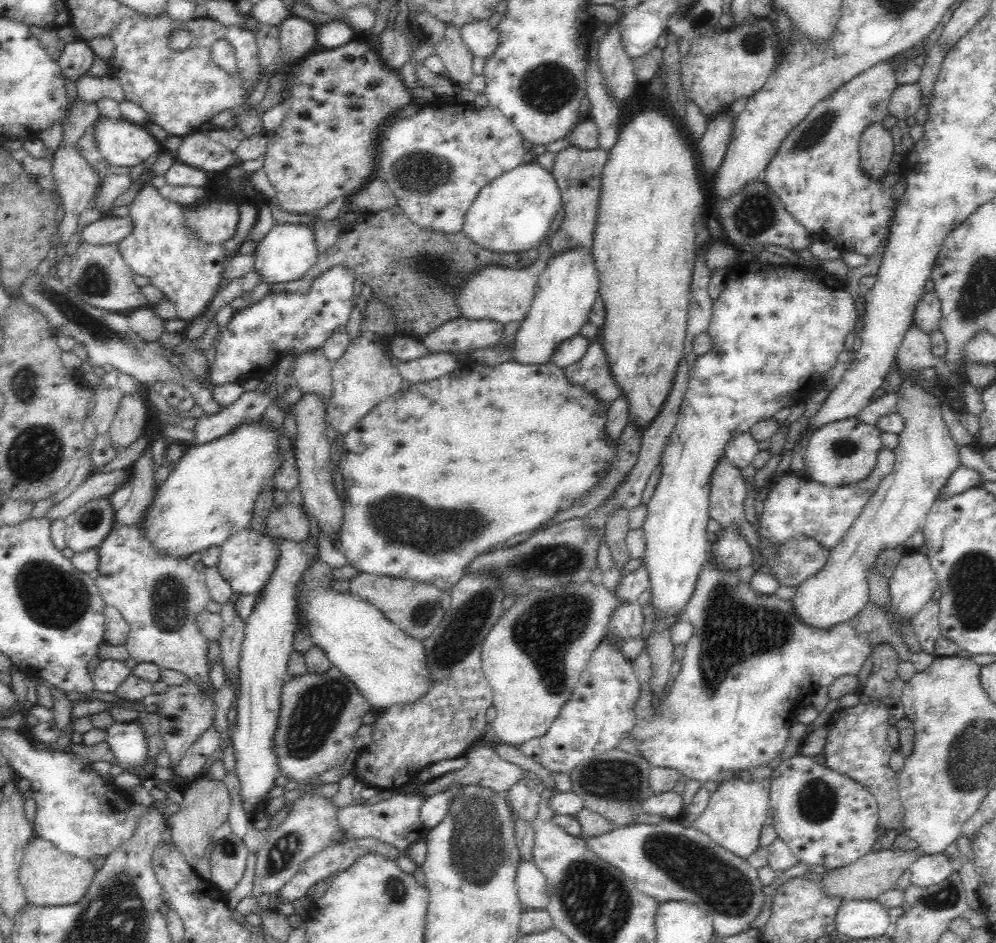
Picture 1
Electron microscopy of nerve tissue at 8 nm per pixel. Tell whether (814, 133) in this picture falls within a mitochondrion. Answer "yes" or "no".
yes

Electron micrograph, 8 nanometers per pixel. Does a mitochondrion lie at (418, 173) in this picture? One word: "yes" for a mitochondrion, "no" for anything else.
yes

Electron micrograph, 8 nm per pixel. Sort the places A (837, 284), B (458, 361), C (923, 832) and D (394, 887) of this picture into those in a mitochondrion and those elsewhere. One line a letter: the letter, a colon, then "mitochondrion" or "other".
A: other
B: other
C: other
D: mitochondrion

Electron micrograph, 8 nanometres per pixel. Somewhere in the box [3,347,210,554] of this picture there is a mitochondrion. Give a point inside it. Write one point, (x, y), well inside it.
(36, 455)

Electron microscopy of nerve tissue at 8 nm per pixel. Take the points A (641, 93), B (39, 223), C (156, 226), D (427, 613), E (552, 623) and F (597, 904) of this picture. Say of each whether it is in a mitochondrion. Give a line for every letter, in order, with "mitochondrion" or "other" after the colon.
A: other
B: other
C: other
D: mitochondrion
E: mitochondrion
F: mitochondrion

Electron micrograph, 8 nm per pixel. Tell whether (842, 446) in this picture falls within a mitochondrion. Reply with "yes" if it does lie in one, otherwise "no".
yes

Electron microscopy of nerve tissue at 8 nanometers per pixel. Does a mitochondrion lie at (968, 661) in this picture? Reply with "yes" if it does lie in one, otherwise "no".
no

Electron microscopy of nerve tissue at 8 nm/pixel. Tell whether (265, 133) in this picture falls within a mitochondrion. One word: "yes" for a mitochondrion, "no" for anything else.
no

